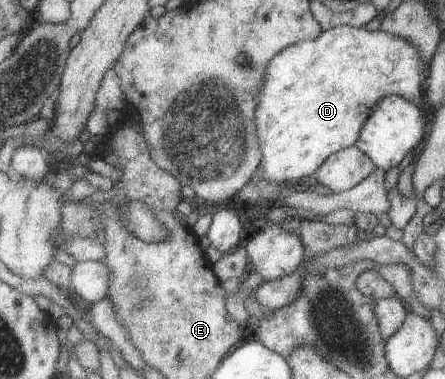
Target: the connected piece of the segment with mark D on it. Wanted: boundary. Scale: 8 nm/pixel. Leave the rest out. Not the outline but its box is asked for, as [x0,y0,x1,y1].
[255,25,427,183]

